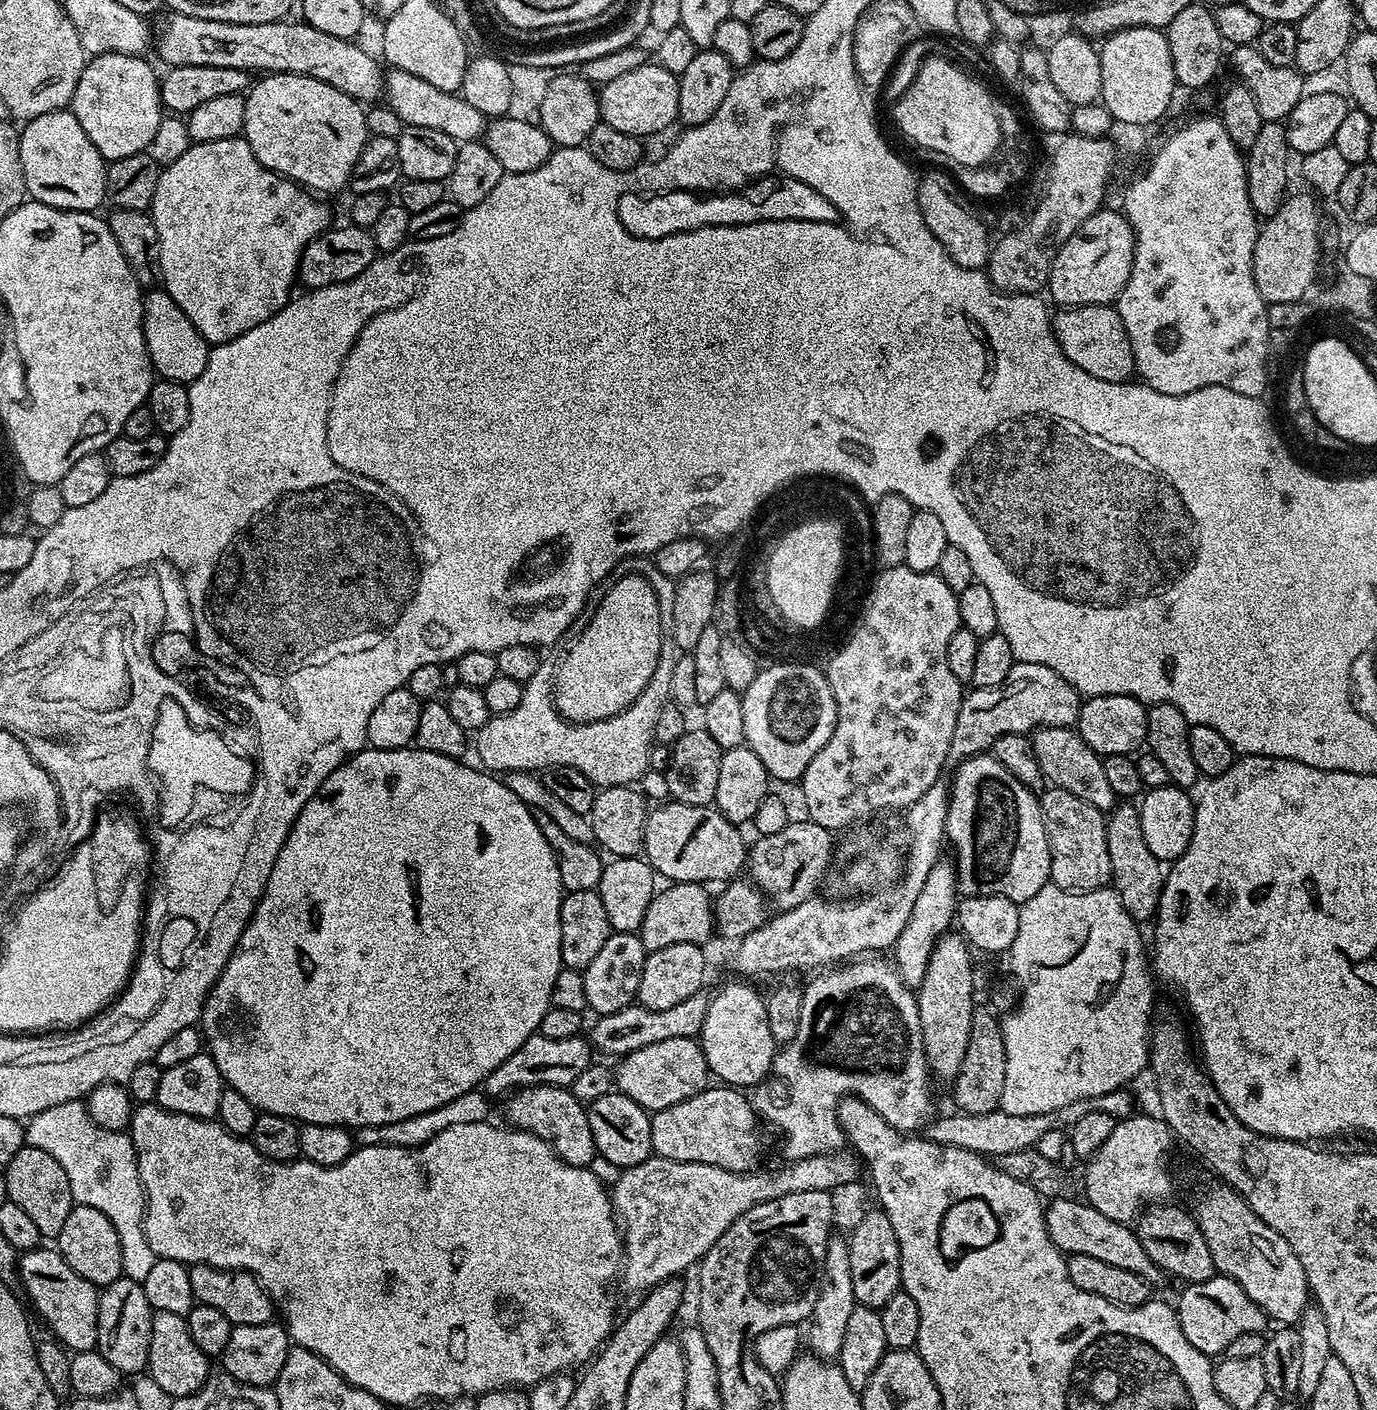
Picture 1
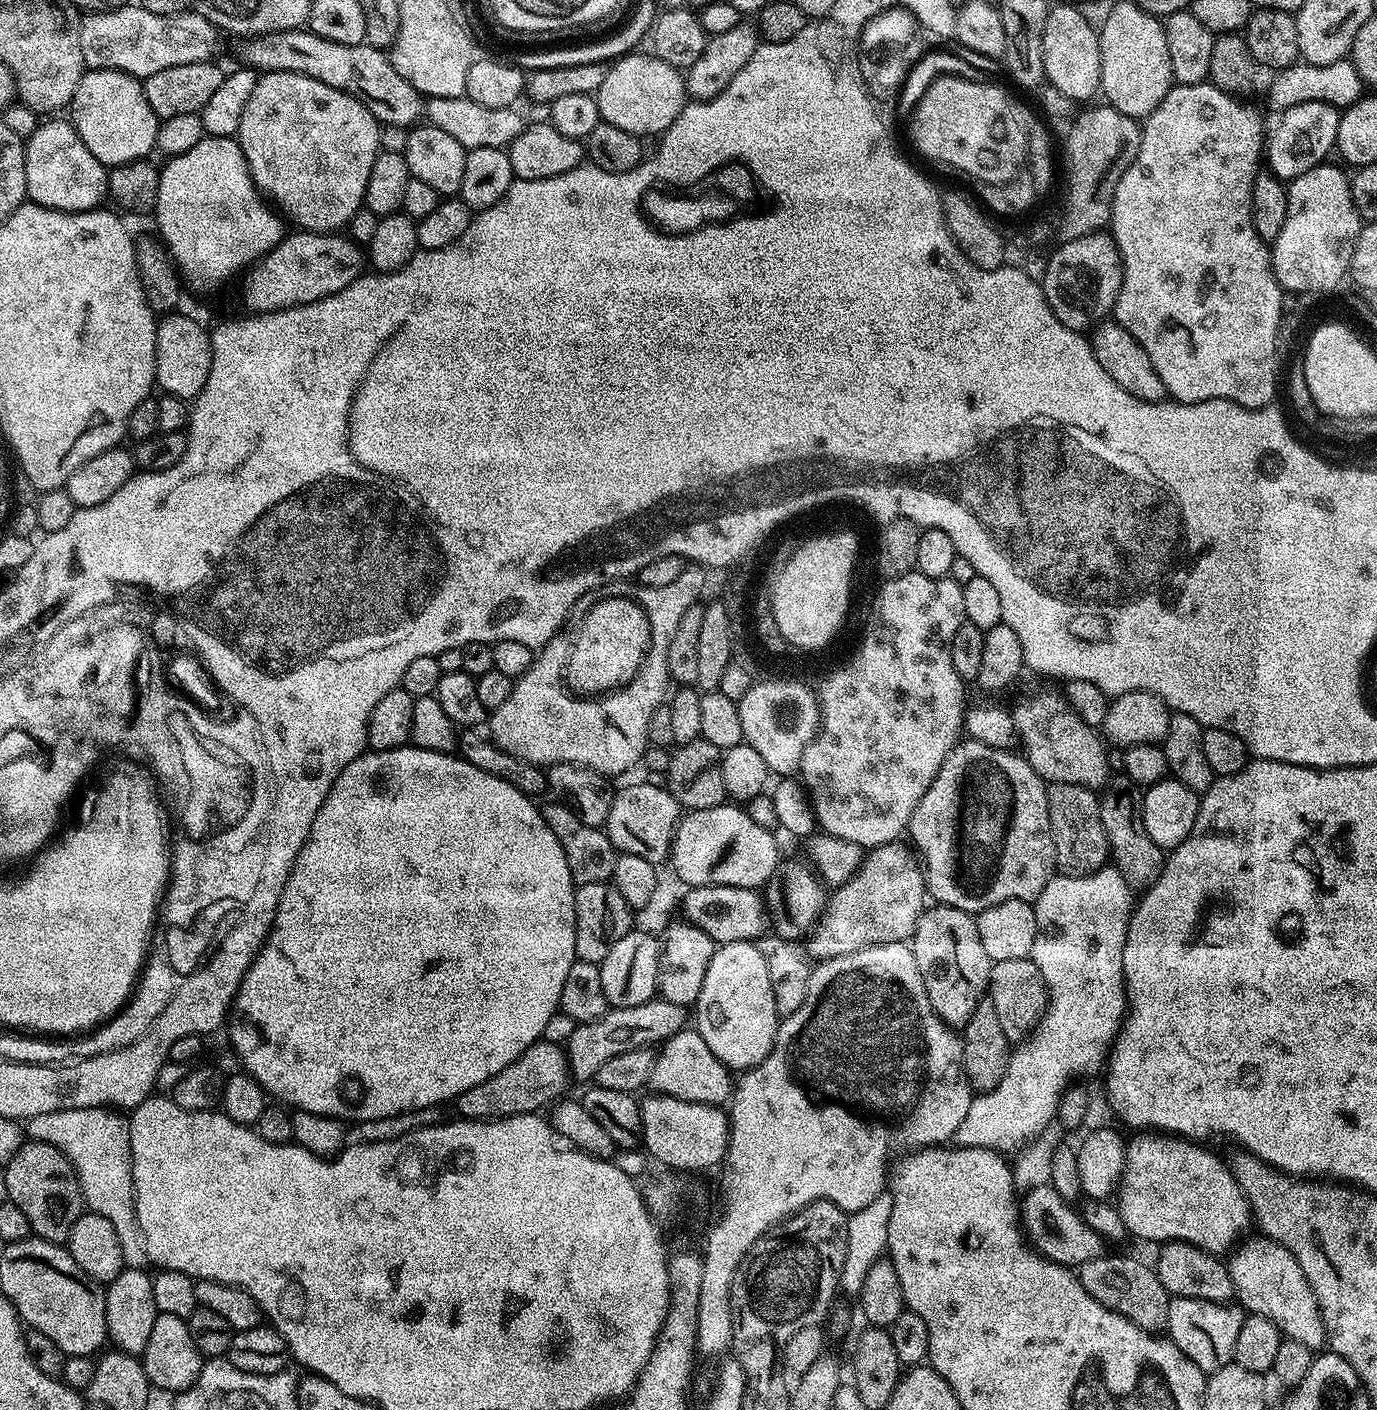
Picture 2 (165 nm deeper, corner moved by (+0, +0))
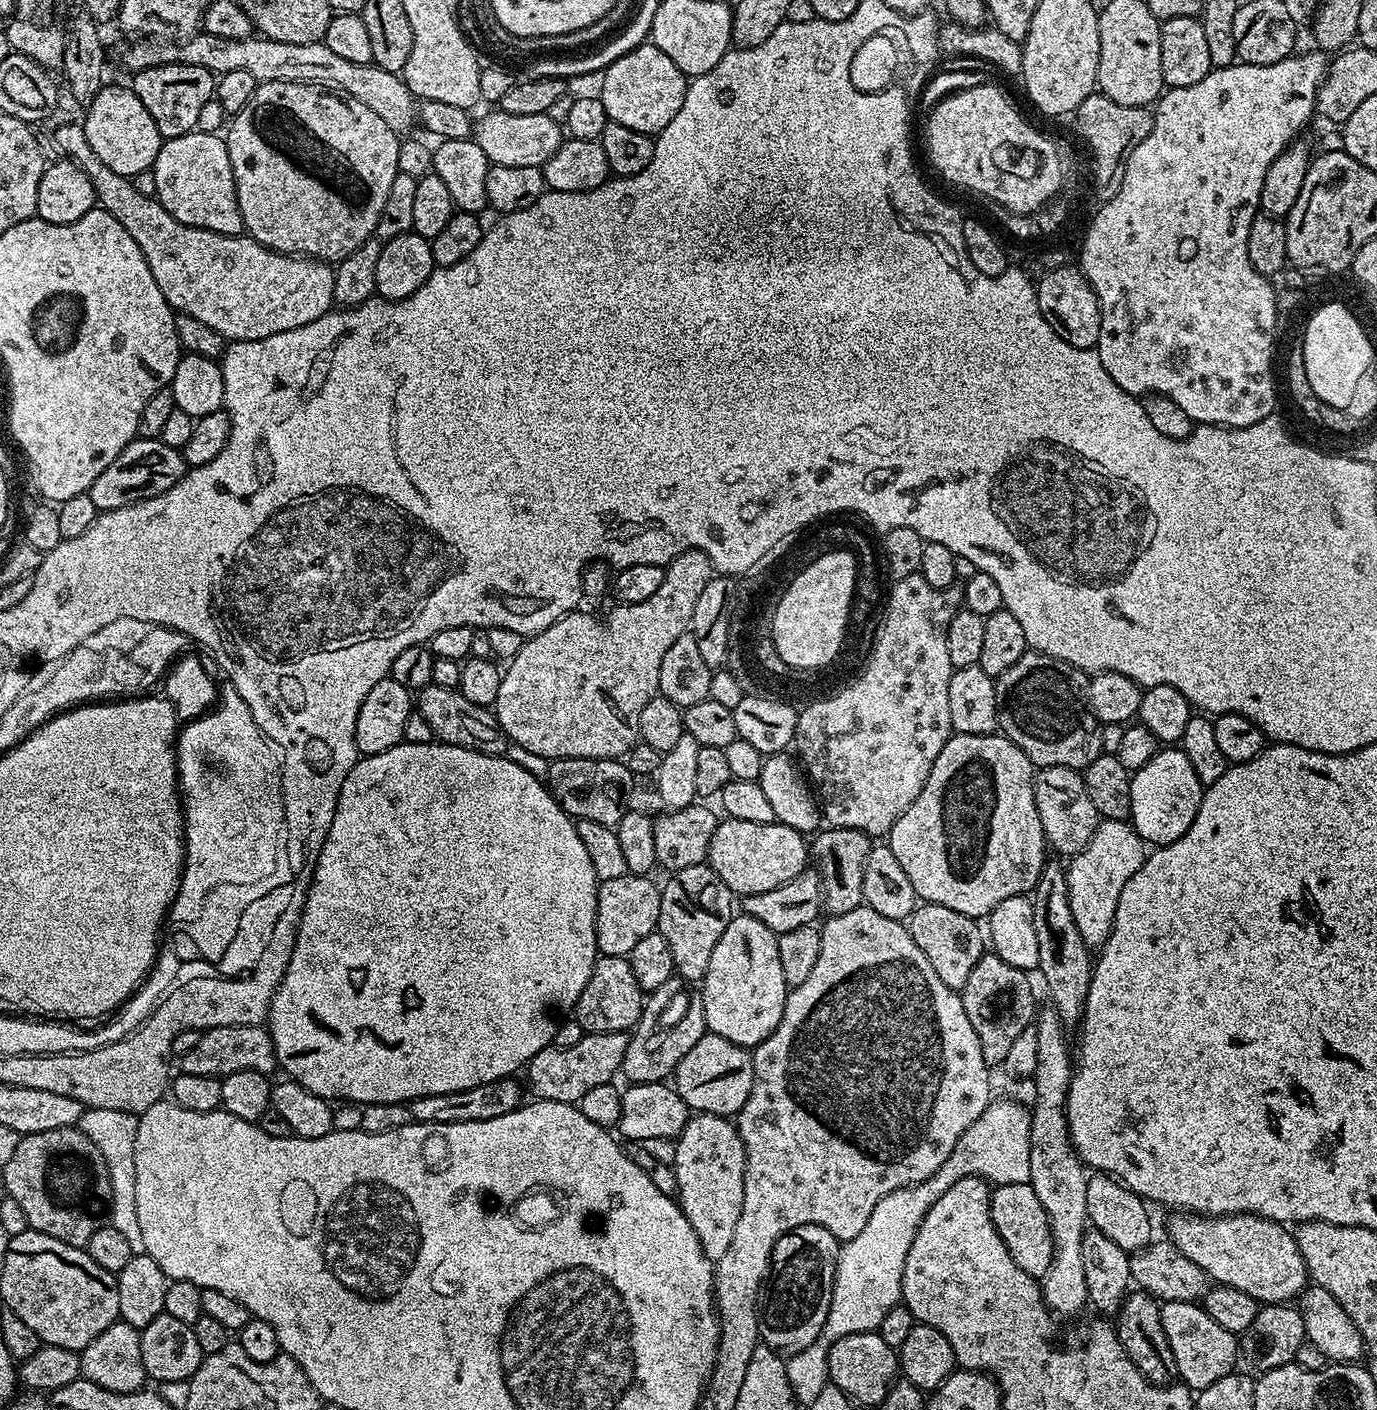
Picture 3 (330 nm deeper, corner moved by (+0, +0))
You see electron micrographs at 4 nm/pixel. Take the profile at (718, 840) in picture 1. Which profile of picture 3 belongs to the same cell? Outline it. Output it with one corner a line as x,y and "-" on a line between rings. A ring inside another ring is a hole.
724,818
717,823
714,834
708,843
707,865
713,868
726,882
726,886
737,897
762,896
764,893
781,888
786,882
790,882
794,877
801,875
805,871
804,863
807,865
810,860
810,844
805,833
794,830
785,824
763,824
762,822
742,822

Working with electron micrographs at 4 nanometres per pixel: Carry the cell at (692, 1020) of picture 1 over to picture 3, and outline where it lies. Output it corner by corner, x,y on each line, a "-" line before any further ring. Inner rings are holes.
590,1032
581,1038
575,1046
566,1046
565,1048
549,1046
544,1048
538,1054
534,1054
532,1061
526,1065
526,1073
528,1072
528,1084
526,1080
527,1091
529,1088
533,1092
531,1095
537,1100
553,1100
563,1104
579,1105
582,1094
594,1090
594,1086
611,1084
617,1079
615,1076
618,1076
624,1061
628,1038
628,1032
611,1032
610,1034

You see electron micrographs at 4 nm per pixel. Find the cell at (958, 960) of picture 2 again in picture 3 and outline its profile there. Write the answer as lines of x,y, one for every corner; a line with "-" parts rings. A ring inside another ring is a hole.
921,903
913,911
906,927
908,932
918,942
922,954
930,958
930,966
946,982
946,986
962,990
966,986
966,978
970,978
970,970
979,962
986,952
986,936
973,917
958,914
958,910
950,910
945,904

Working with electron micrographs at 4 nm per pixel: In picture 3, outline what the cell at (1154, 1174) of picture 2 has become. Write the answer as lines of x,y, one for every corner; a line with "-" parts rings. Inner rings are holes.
1255,1214
1169,1216
1172,1217
1168,1220
1167,1239
1216,1284
1242,1290
1242,1294
1250,1294
1261,1305
1295,1301
1309,1287
1306,1262
1298,1250
1295,1235
1285,1225

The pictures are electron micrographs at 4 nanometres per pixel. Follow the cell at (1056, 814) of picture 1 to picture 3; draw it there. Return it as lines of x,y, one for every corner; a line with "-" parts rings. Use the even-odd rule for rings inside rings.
1050,766
1039,769
1034,779
1034,802
1038,806
1038,818
1042,818
1042,830
1047,847
1057,852
1057,857
1077,856
1094,838
1101,822
1098,810
1094,810
1094,801
1086,794
1086,782
1079,771
1066,766

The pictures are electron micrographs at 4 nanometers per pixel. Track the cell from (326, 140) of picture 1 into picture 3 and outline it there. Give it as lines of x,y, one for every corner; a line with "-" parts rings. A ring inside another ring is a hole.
266,82
257,83
254,94
240,112
231,117
226,128
230,166
234,174
234,186
238,198
238,210
244,219
244,230
247,235
262,246
272,248
276,252
311,256
325,262
339,262
344,260
362,242
373,239
378,218
382,218
382,206
386,206
386,197
390,194
390,185
400,171
398,170
398,150
401,137
370,106
362,106
362,102
351,99
332,90
325,90
315,84
295,84
294,82

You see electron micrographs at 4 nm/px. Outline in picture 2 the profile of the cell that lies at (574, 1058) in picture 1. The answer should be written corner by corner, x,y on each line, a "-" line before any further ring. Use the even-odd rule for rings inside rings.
539,1039
531,1044
506,1070
498,1070
494,1078
486,1078
486,1082
478,1082
478,1086
470,1086
466,1094
456,1097
455,1115
465,1120
501,1120
507,1116
531,1116
539,1113
548,1103
559,1101
570,1085
570,1073
566,1063
566,1052
559,1044
551,1044
549,1040

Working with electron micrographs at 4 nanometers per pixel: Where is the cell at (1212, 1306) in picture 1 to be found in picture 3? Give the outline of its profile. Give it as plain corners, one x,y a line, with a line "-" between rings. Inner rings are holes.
1166,1301
1160,1304
1162,1330
1166,1330
1166,1342
1174,1354
1177,1377
1187,1388
1201,1390
1209,1387
1237,1366
1238,1340
1230,1330
1222,1330
1199,1303
1190,1301

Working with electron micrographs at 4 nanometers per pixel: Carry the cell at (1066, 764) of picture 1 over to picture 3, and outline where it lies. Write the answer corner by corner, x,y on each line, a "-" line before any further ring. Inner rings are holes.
1031,650
997,679
996,696
999,698
999,729
1001,733
1018,745
1037,769
1050,766
1066,766
1076,771
1088,768
1090,762
1100,756
1101,724
1088,706
1087,673
1073,664
1050,658

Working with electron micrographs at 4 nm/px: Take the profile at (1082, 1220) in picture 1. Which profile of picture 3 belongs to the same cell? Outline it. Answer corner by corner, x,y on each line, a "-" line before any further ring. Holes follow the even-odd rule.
998,1184
991,1189
992,1221
1014,1262
1026,1274
1042,1278
1052,1265
1052,1235
1050,1222
1046,1218
1046,1210
1042,1210
1042,1202
1038,1202
1038,1194
1034,1194
1031,1184

